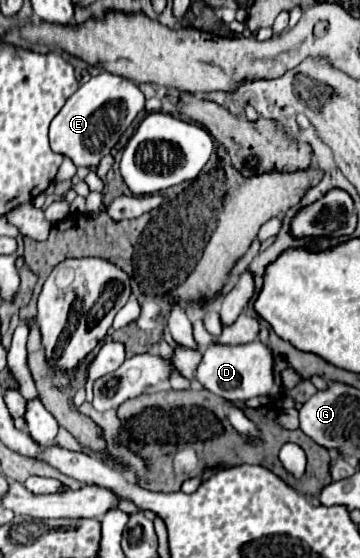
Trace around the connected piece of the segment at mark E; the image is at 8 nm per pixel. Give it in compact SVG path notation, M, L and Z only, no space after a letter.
M101 71L99 75L83 83L69 97L63 109L51 121L51 127L49 127L51 149L55 153L61 153L73 159L77 167L97 167L99 161L105 155L109 155L111 149L117 145L123 131L143 111L143 105L145 105L145 95L137 87L137 83L121 75Z

